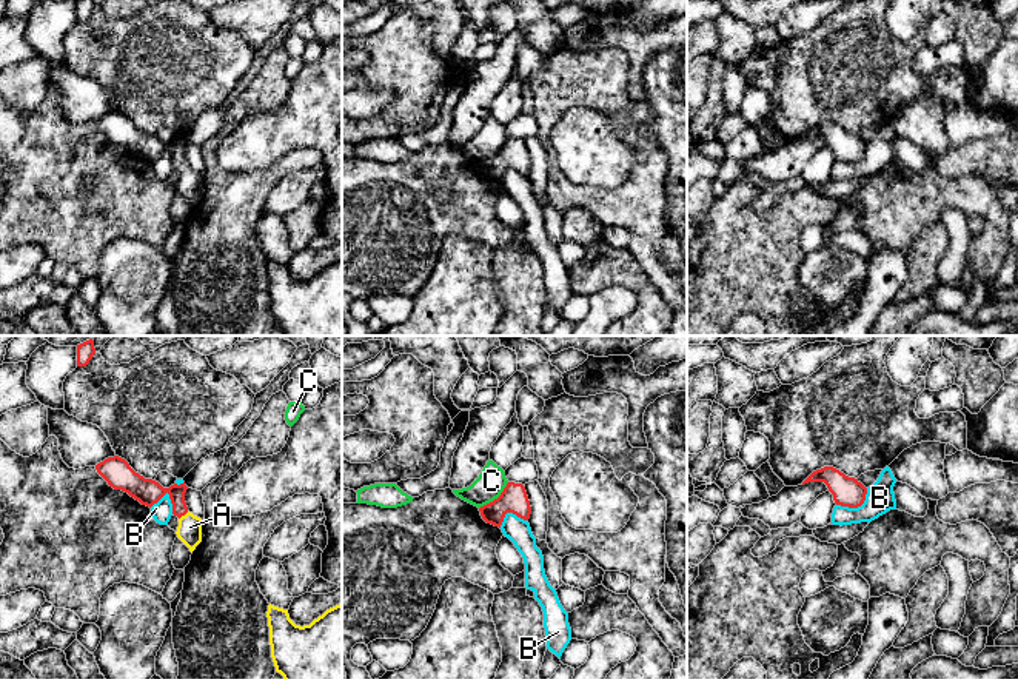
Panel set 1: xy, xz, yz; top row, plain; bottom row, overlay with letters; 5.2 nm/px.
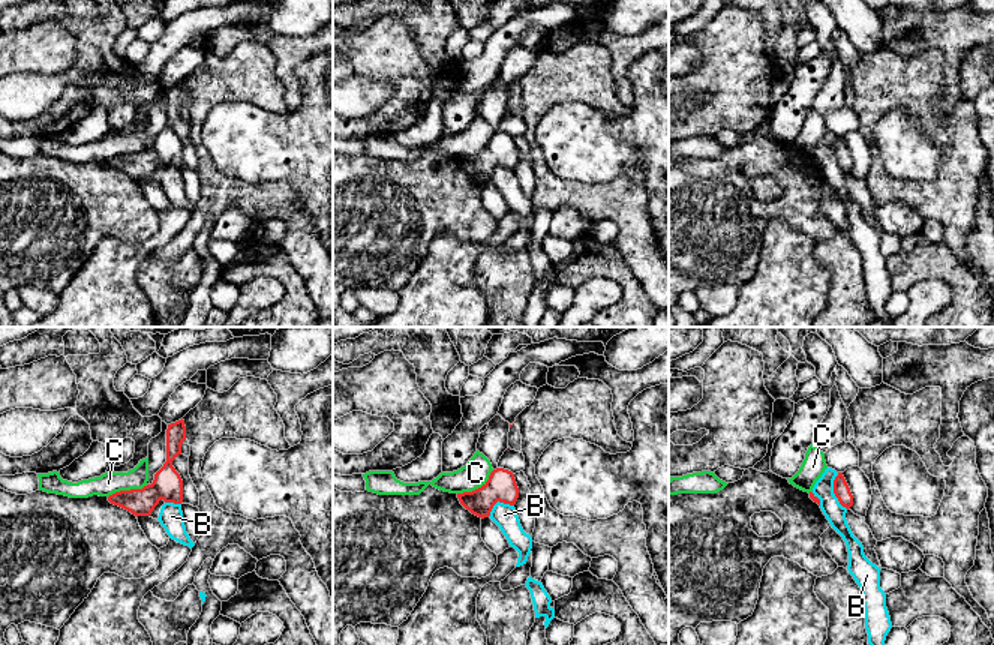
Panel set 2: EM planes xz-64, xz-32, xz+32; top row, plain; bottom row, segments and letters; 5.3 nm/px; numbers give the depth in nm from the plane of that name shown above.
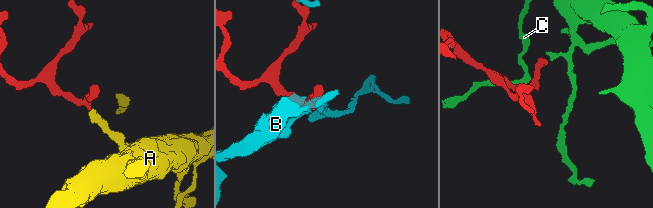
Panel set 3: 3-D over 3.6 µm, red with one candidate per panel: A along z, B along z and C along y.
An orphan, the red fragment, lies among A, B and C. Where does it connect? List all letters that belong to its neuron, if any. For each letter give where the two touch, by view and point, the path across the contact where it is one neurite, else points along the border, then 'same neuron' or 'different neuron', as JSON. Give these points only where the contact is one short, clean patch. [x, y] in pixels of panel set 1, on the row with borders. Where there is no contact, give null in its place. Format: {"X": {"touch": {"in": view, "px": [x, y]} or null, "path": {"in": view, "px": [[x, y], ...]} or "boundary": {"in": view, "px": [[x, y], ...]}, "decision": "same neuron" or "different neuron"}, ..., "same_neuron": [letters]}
{"A": {"touch": {"in": "xy", "px": [184, 515]}, "path": {"in": "xy", "px": [[148, 491], [170, 491], [184, 515], [190, 527]]}, "decision": "same neuron"}, "B": {"touch": {"in": "yz", "px": [857, 507]}, "decision": "different neuron"}, "C": {"touch": {"in": "xz", "px": [495, 499]}, "boundary": {"in": "xz", "px": [[508, 482], [496, 498], [479, 508]]}, "decision": "different neuron"}, "same_neuron": ["A"]}

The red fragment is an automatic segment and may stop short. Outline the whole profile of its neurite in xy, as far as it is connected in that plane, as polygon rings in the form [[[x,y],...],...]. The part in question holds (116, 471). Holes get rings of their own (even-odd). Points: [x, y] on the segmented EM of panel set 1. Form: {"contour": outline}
{"contour": [[[119,456],[105,459],[95,465],[95,470],[109,487],[128,493],[149,508],[168,493],[172,503],[172,514],[179,517],[177,537],[191,553],[202,542],[202,519],[188,511],[185,502],[188,487],[185,482],[163,488],[159,482],[145,479],[136,473],[129,463]]]}

